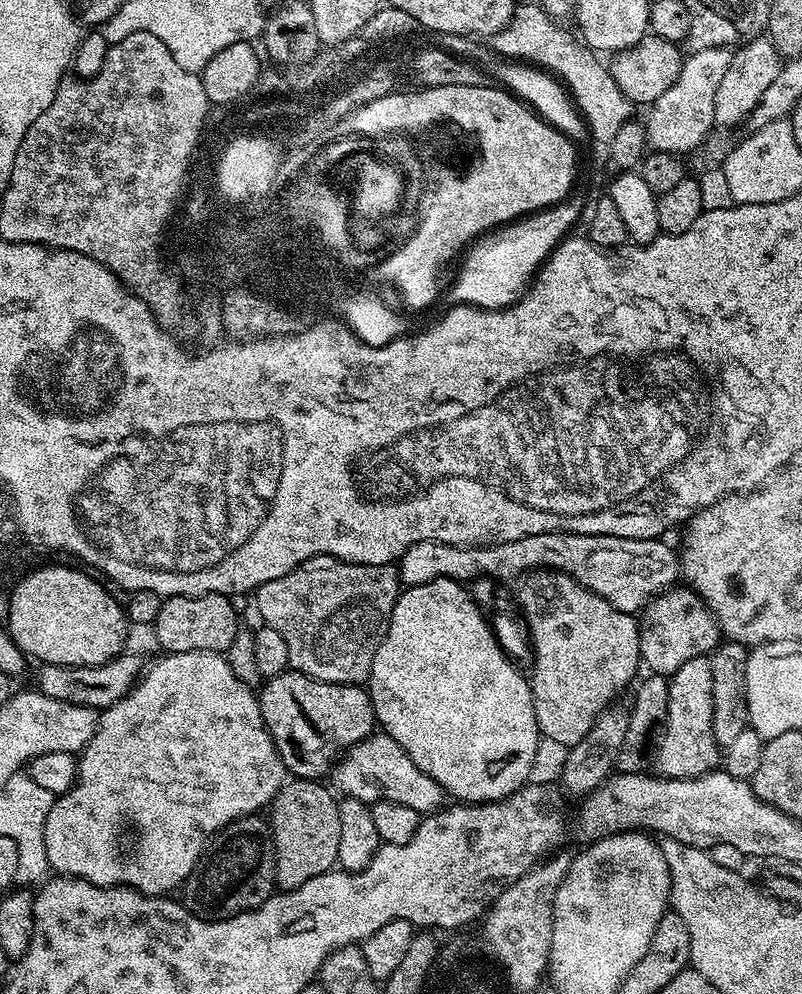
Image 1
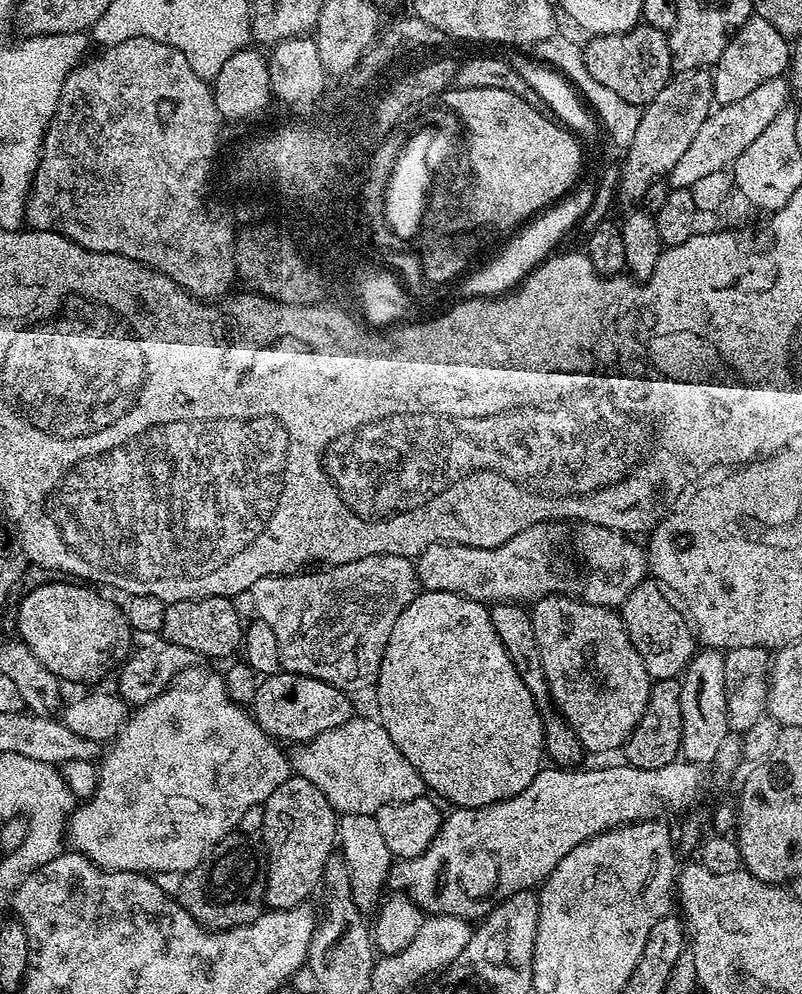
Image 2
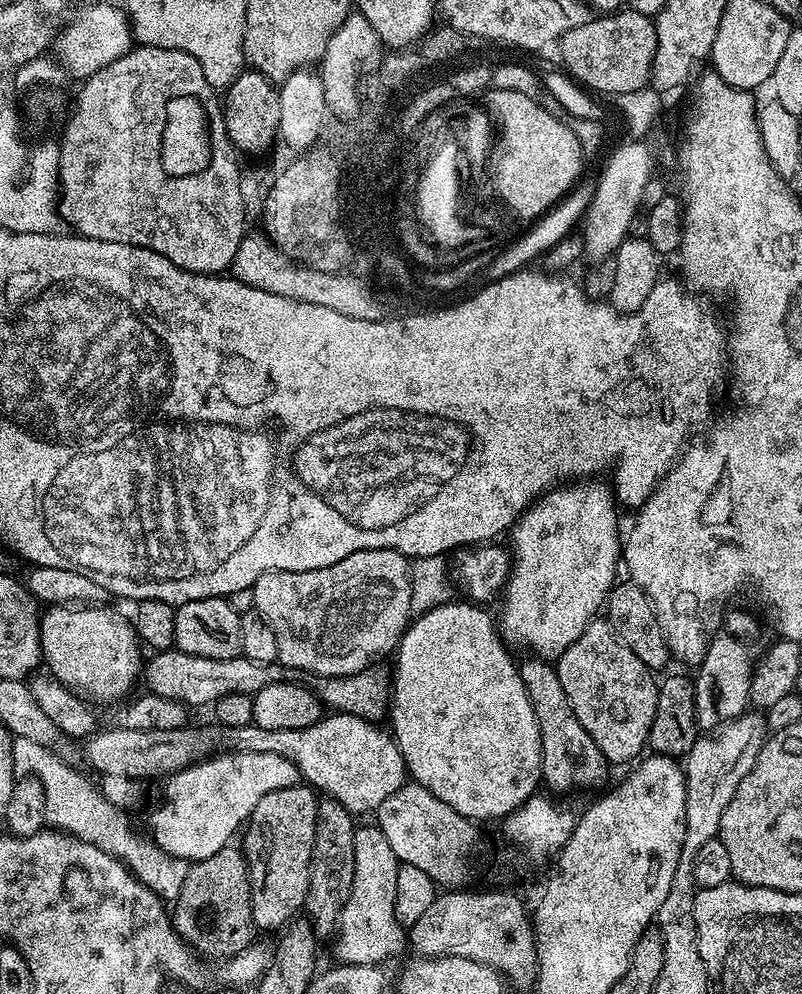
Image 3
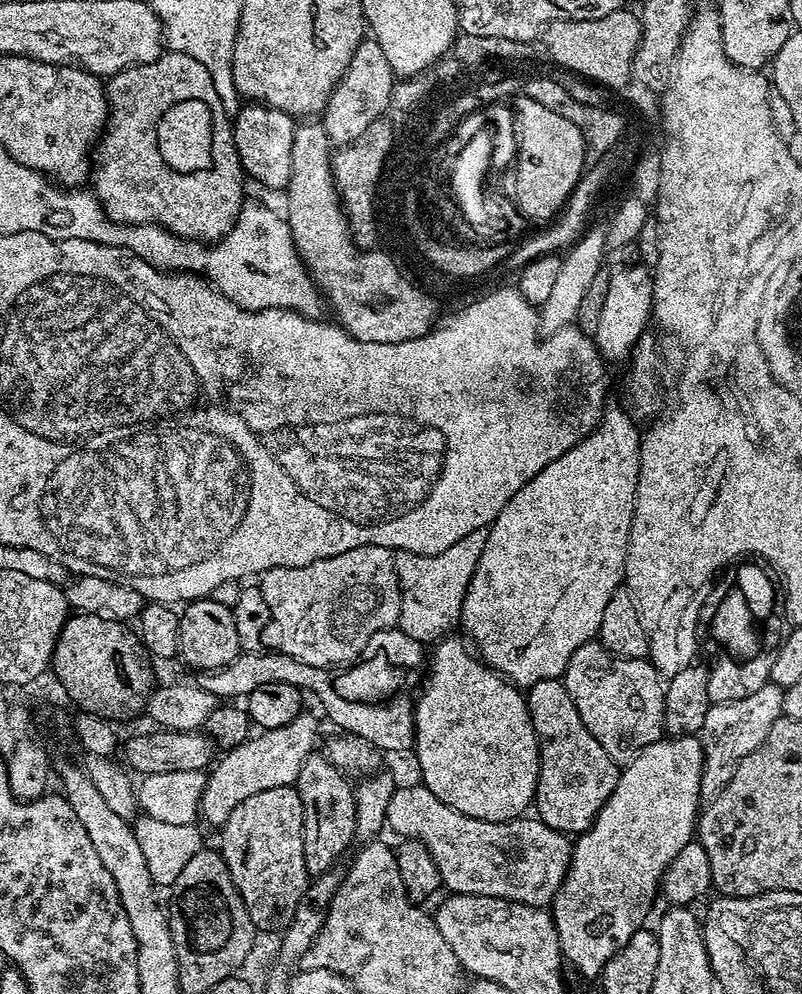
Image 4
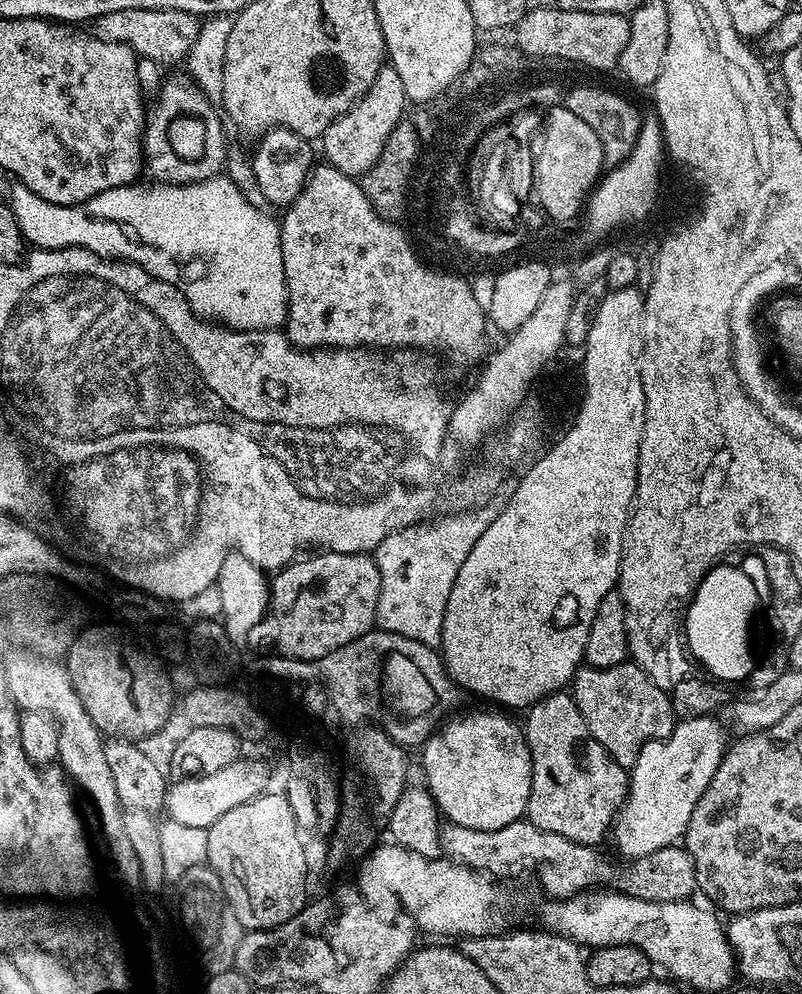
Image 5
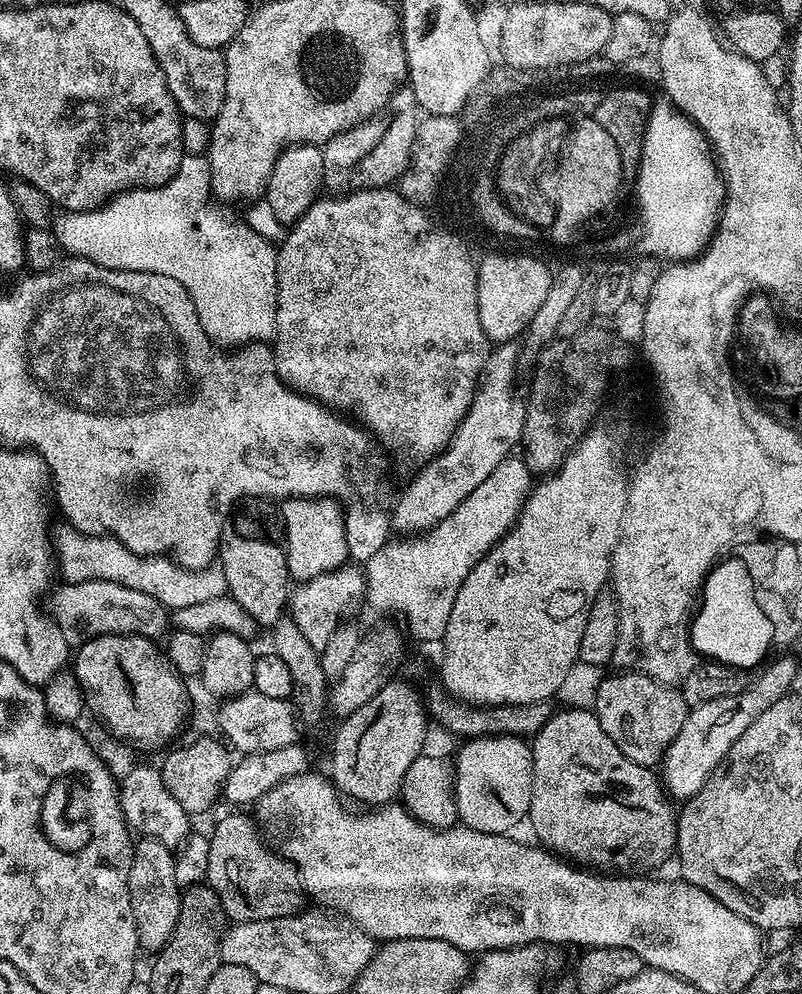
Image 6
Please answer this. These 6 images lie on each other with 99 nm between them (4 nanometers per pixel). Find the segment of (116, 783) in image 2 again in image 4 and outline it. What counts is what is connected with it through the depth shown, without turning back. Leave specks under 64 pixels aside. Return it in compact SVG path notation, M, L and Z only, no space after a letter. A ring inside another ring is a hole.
M302 710L294 722L261 731L256 734L260 736L253 735L238 747L227 749L223 753L224 757L221 760L219 757L207 773L204 795L199 800L199 811L203 818L205 816L215 826L222 826L230 818L234 806L246 802L246 798L251 798L253 794L262 794L262 790L274 790L278 786L293 787L298 770L302 770L302 762L313 755L315 748L312 747L320 732L321 717L317 716Z

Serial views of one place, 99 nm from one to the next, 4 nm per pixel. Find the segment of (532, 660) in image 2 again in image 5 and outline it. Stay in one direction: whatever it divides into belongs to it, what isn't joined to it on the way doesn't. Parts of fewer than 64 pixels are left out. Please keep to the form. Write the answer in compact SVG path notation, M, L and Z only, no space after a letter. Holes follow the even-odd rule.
M567 691L551 692L548 696L542 697L540 701L527 709L526 716L528 716L528 721L523 721L522 727L524 729L524 737L528 740L528 749L532 759L532 789L530 790L530 802L526 813L527 819L542 830L550 830L554 834L562 834L562 838L570 838L579 844L603 845L604 836L606 840L615 825L616 817L620 815L620 809L624 807L628 800L629 769L618 766L618 762L614 760L612 755L596 741L594 734L590 734L590 726L586 726L586 718L582 718L576 701L572 699Z

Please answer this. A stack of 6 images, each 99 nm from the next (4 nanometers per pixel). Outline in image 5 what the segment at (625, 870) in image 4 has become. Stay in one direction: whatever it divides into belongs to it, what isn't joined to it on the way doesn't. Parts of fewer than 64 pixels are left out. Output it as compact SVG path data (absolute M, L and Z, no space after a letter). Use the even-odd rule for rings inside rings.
M715 715L681 719L667 738L651 740L642 746L636 765L630 770L628 800L620 809L610 833L611 839L616 839L616 848L621 852L621 857L637 860L646 854L654 854L654 850L673 847L683 837L690 814L694 814L694 806L698 806L698 798L702 798L706 786L710 786L710 778L714 778L726 751L725 725L720 725L716 719Z

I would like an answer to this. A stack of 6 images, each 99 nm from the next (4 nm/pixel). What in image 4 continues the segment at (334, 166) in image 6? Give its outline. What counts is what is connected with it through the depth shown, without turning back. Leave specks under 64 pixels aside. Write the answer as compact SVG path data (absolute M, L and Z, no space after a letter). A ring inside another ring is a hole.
M366 38L358 50L354 50L350 66L324 107L322 123L327 143L332 146L348 145L364 134L370 122L388 111L392 103L393 83L394 73L390 62L386 62L386 54L382 54L382 46L378 46L376 40Z

